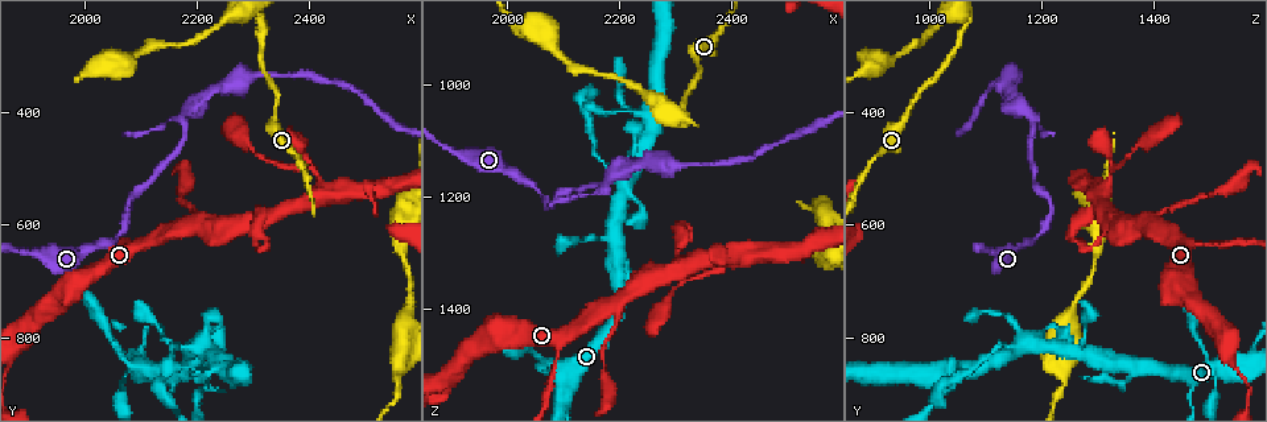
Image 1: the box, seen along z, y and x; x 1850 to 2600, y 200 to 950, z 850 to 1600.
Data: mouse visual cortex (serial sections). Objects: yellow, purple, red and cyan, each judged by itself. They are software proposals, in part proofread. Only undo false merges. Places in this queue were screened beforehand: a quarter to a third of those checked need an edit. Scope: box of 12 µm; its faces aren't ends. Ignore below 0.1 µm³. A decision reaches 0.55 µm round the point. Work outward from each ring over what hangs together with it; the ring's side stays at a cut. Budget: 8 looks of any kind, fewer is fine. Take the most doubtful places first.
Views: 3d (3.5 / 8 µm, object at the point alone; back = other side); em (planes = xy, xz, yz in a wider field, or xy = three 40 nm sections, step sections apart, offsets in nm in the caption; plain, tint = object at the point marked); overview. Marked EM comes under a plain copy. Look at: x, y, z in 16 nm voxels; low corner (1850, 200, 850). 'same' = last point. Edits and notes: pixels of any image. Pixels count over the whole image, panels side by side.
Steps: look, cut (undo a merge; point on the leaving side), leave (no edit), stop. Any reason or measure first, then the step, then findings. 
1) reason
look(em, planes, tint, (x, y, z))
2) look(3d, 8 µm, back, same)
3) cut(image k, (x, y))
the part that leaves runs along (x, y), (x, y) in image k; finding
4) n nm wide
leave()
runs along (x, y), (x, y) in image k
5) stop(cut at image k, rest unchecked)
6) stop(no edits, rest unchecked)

three arms meet
look(3d, 8 µm, back, (2205, 865, 1050))

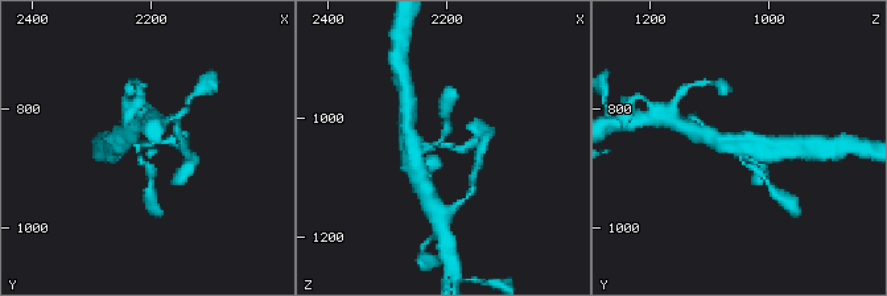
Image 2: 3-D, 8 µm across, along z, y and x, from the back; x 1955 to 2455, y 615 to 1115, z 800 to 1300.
look(3d, 3.5 µm, back, (2200, 860, 1050))

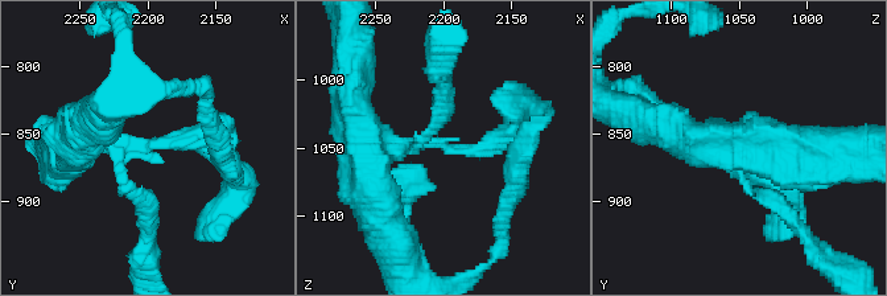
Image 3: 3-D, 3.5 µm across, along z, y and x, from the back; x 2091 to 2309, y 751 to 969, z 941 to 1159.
3 arms; arms of 200, 250, 450 nm; need the tissue
look(em, xy, step 3, tint, (2204, 862, 1046))

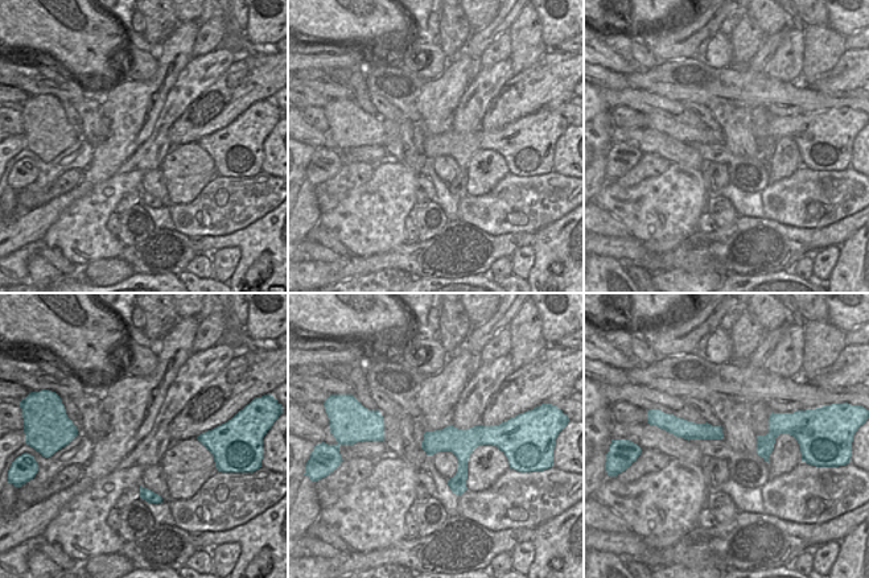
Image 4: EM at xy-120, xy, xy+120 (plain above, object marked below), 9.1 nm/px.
leave()
runs along (493, 433), (424, 445) in image 4; one cell here

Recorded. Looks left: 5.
sharp bend
look(3d, 8 µm, (2175, 410, 1185))

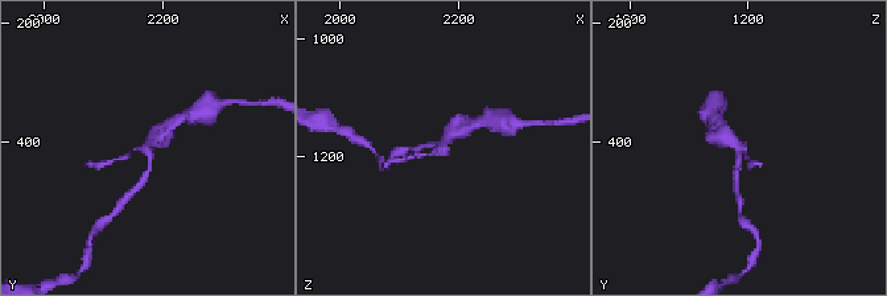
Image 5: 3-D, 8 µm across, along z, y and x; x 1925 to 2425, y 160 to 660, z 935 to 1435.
look(3d, 3.5 µm, (2175, 405, 1180))

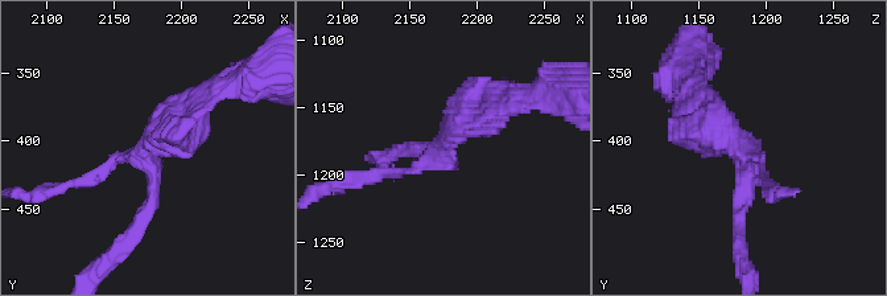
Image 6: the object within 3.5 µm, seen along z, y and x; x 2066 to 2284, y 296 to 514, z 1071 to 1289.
now the EM
look(em, xy, step 5, tint, (2172, 406, 1182))

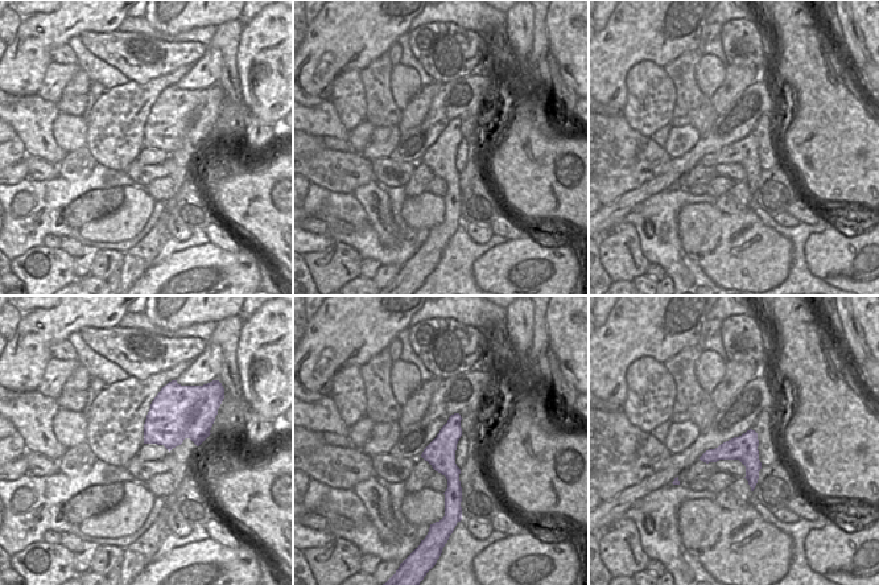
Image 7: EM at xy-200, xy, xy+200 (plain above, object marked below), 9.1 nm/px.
leave()
continuous, no second cell

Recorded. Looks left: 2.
two arms in line, one across
look(3d, 3.5 µm, (2180, 600, 1400))

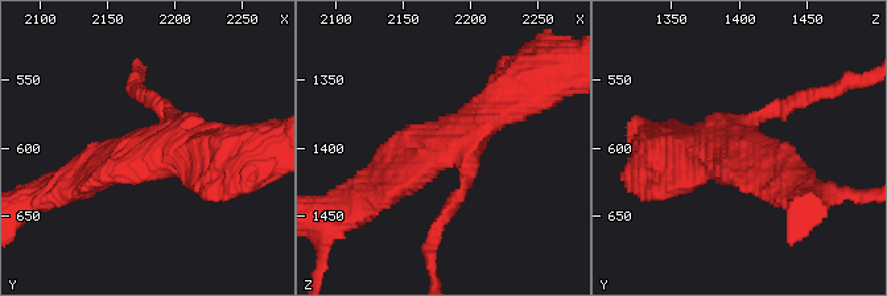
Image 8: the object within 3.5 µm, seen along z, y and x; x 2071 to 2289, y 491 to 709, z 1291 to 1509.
look(em, xy, step 3, tint, (2182, 602, 1396))

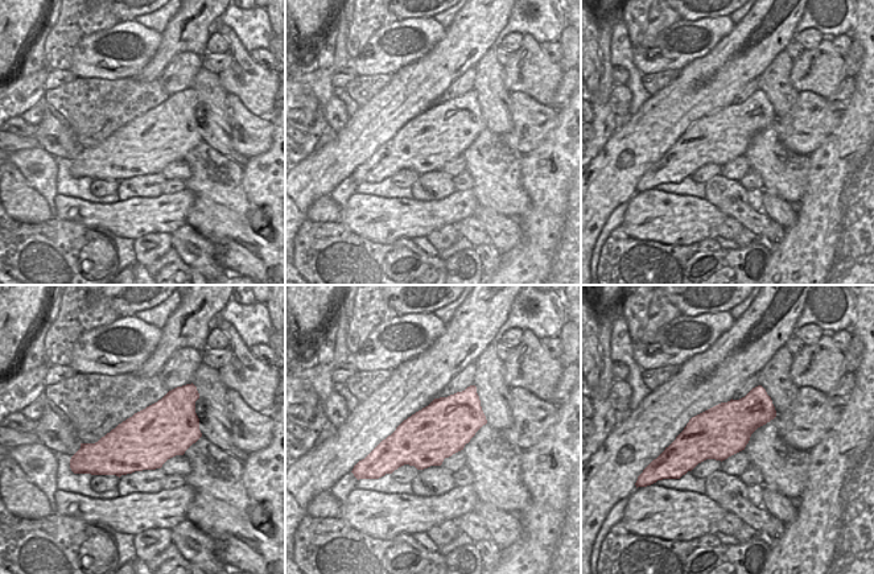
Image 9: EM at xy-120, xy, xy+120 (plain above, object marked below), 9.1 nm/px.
500 nm wide
leave()
runs along (376, 193), (522, 85) in image 8; continuous, no second cell

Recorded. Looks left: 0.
stop(no edits, rest unchecked)

